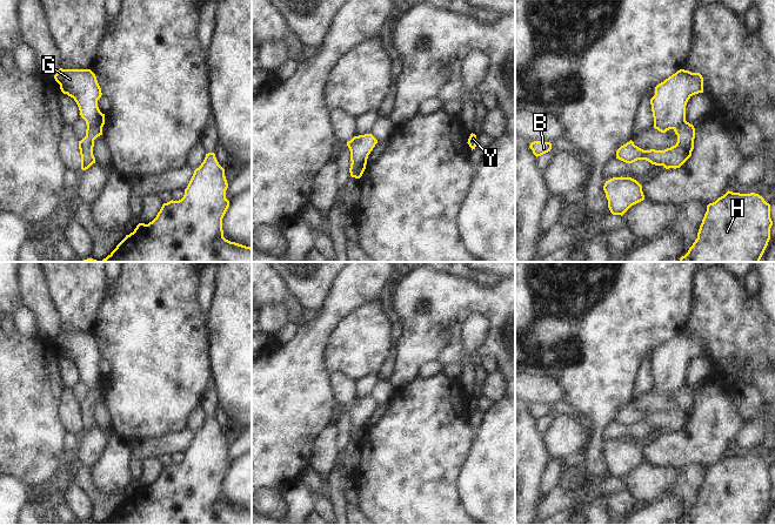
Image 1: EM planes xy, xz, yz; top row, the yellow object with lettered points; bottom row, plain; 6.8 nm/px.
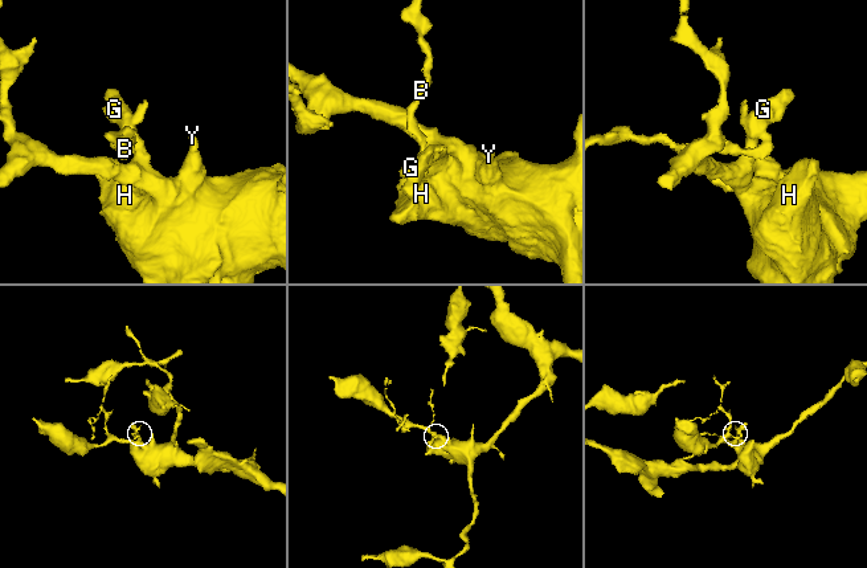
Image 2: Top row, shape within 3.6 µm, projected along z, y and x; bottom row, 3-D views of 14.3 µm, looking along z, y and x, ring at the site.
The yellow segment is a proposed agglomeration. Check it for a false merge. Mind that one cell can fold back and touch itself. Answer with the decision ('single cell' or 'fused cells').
fused cells

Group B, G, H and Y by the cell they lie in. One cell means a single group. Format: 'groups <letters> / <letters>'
groups B / G H Y

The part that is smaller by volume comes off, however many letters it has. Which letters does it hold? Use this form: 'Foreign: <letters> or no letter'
Foreign: B

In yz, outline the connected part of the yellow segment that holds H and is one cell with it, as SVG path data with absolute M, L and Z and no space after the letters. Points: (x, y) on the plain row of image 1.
M727 455L707 469L697 502L680 525L760 525L770 503L770 467L755 456Z

